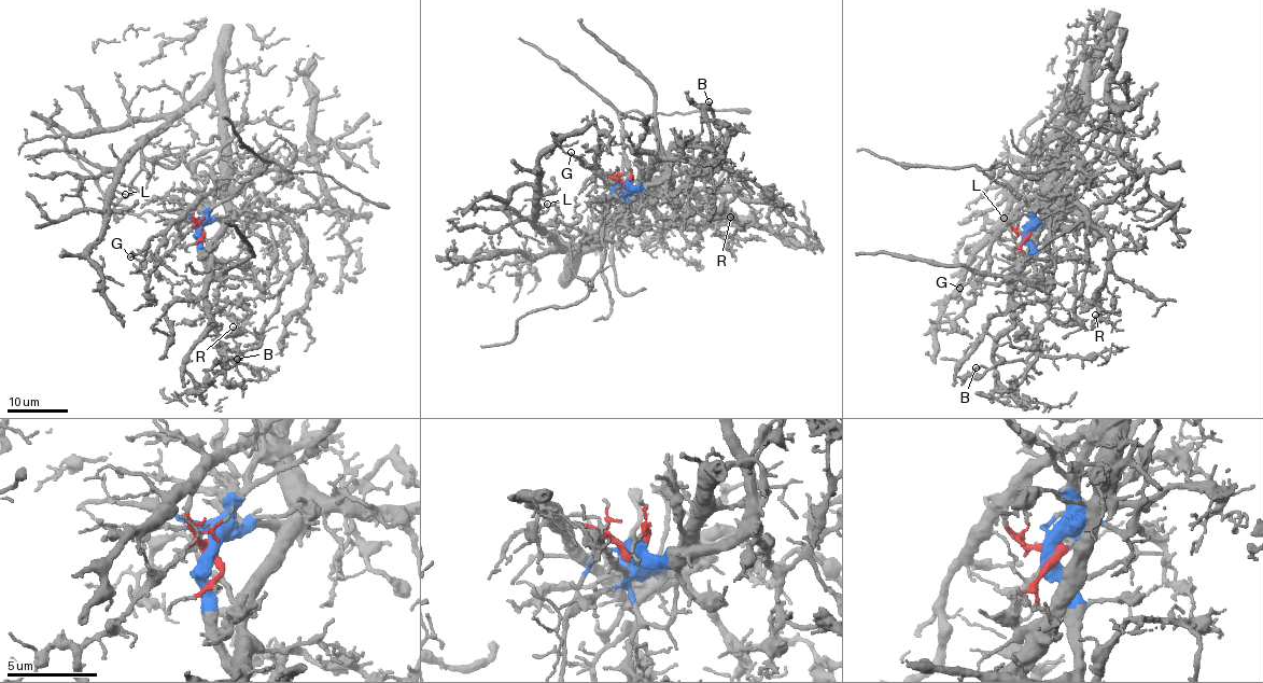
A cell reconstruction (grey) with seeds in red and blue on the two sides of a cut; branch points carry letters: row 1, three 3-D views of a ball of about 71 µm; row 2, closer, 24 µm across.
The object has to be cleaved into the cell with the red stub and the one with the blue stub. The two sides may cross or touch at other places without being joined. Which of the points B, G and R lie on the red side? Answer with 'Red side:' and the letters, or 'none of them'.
Red side: G

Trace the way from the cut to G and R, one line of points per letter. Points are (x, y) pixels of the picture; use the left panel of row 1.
G: (199, 227), (192, 214), (184, 210), (129, 258)
R: (200, 227), (199, 255), (215, 276), (226, 261), (226, 281), (215, 303), (232, 315), (238, 326), (233, 326)

